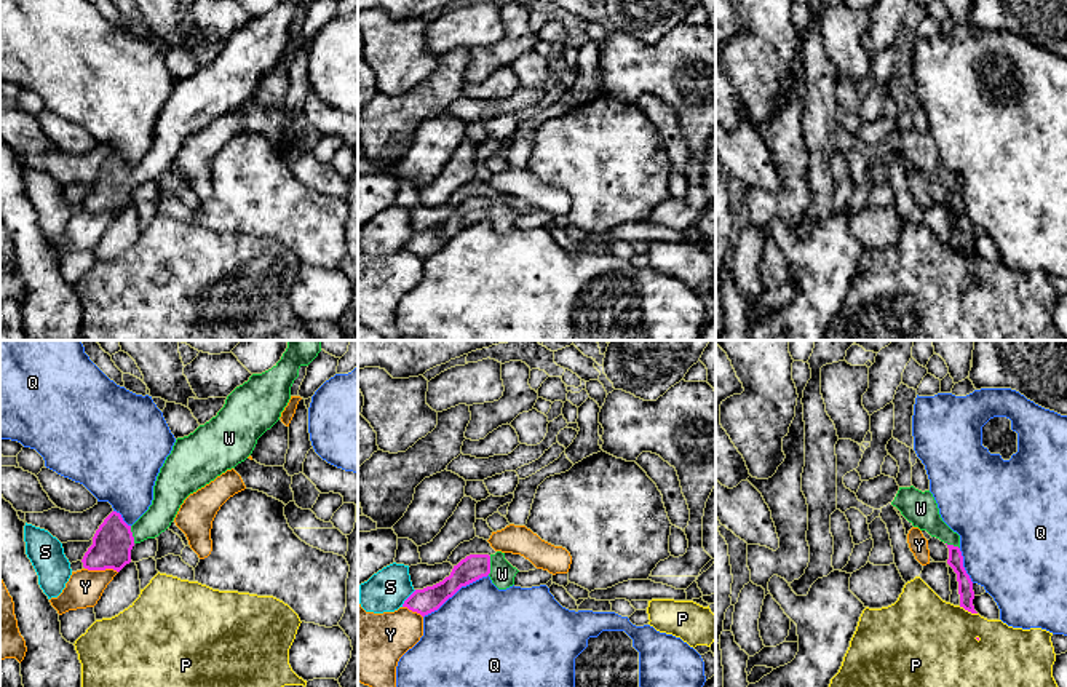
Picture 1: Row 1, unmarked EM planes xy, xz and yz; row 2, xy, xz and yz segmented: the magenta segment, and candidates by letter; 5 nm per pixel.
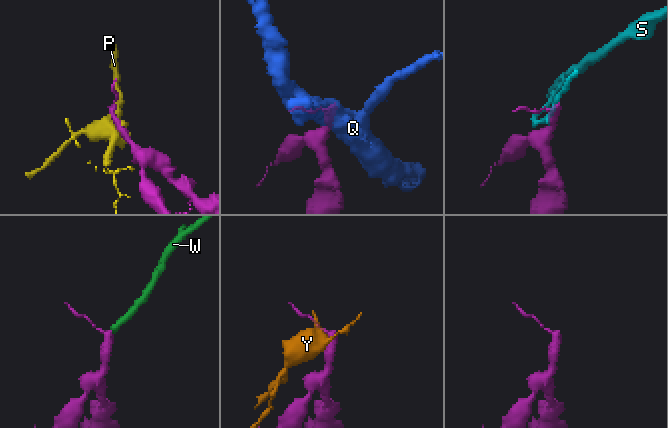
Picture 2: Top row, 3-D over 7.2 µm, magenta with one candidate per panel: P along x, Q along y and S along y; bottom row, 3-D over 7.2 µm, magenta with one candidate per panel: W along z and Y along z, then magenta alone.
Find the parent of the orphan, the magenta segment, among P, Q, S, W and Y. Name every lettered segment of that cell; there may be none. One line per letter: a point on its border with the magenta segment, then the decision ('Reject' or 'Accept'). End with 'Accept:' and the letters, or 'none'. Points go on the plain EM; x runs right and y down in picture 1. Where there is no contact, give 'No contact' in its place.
P: Touches magenta at yz (968, 253). Reject
Q: Touches magenta at xz (456, 234). Reject
S: Touches magenta at xz (408, 240). Reject
W: Touches magenta at xz (489, 208). Accept
Y: Touches magenta at xy (101, 211). Reject
Accept: W

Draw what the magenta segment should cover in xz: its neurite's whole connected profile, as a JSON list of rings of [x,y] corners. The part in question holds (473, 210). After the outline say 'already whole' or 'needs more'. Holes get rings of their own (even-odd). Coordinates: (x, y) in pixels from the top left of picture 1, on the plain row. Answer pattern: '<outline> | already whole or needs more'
[[[505,195],[495,197],[470,197],[454,208],[449,219],[442,224],[415,232],[403,246],[422,259],[438,252],[449,240],[452,240],[462,228],[466,228],[482,219],[490,219],[498,232],[506,232],[514,227],[514,219],[519,212],[513,209]]] | needs more

